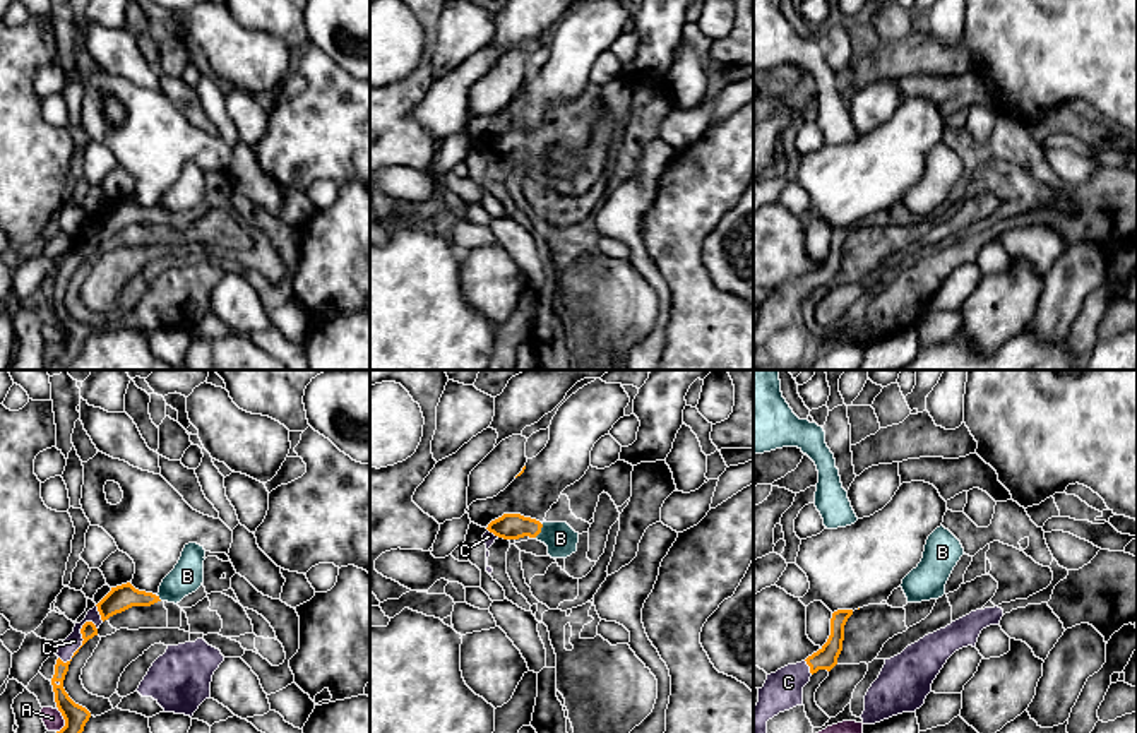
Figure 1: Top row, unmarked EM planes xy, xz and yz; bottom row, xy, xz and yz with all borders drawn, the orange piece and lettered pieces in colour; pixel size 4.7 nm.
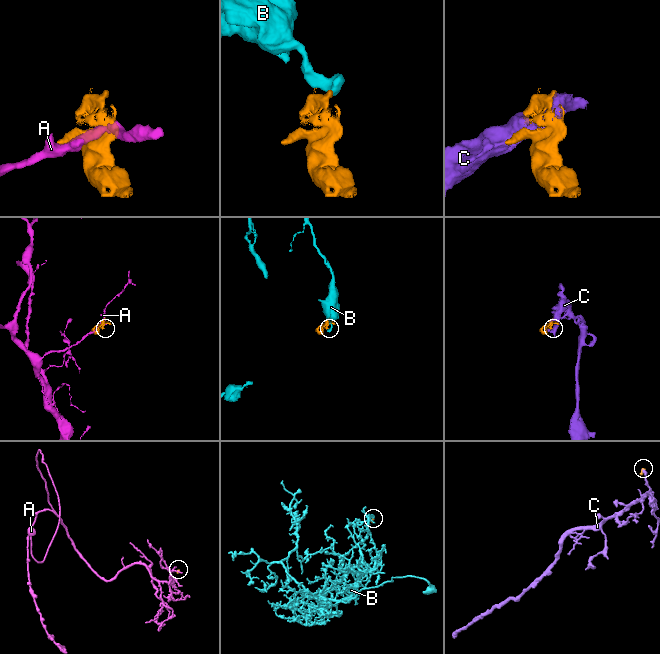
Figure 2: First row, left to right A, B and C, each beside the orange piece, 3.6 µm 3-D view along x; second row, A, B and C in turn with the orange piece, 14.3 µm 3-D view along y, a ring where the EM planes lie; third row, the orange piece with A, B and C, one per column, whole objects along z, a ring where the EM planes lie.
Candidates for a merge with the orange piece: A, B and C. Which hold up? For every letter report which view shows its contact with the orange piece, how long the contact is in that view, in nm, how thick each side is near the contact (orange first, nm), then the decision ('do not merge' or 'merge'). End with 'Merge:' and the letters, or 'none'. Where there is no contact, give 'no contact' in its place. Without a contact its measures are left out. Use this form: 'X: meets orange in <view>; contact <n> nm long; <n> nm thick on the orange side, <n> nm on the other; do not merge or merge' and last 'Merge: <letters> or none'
A: meets orange in xy; contact 110 nm long; 120 nm thick on the orange side, 90 nm on the other; do not merge
B: meets orange in xz; contact 80 nm long; 130 nm thick on the orange side, 150 nm on the other; do not merge
C: meets orange in xy; contact 240 nm long; 70 nm thick on the orange side, 80 nm on the other; merge
Merge: C

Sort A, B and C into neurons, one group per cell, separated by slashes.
A / B / C

